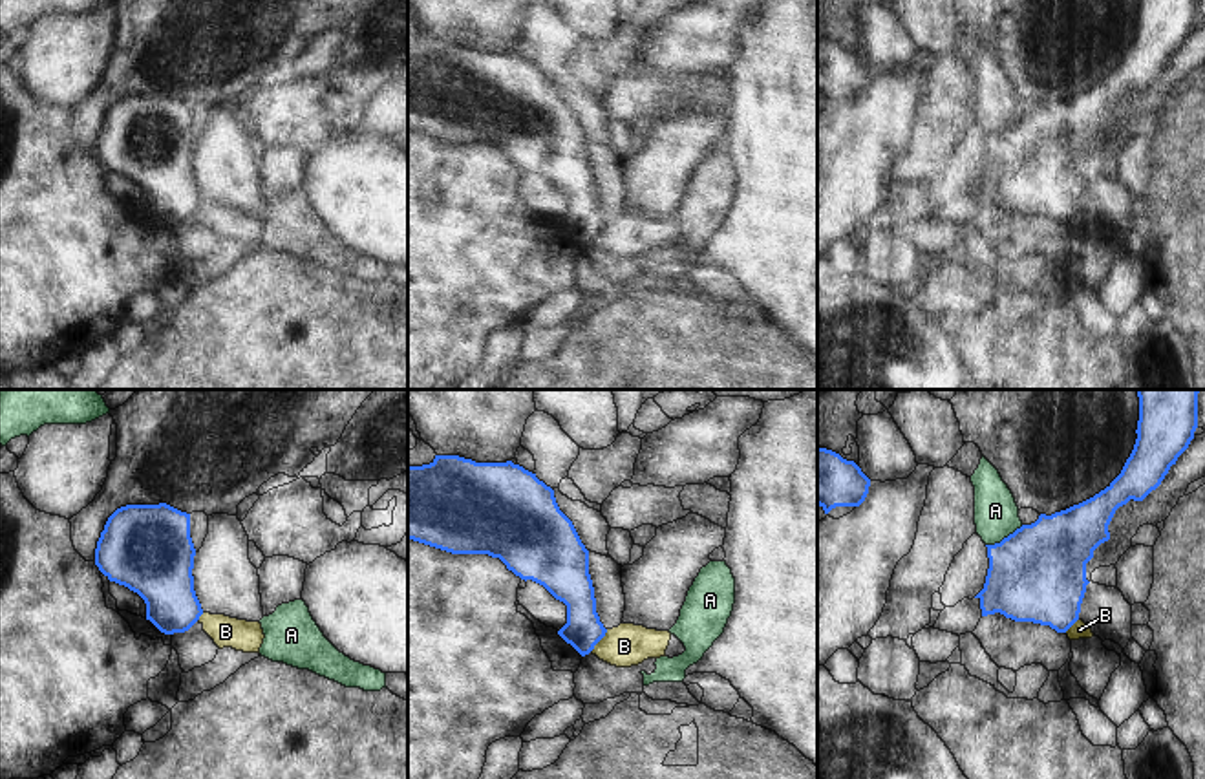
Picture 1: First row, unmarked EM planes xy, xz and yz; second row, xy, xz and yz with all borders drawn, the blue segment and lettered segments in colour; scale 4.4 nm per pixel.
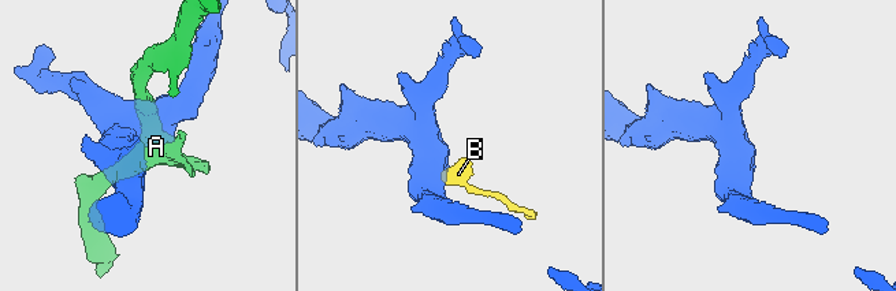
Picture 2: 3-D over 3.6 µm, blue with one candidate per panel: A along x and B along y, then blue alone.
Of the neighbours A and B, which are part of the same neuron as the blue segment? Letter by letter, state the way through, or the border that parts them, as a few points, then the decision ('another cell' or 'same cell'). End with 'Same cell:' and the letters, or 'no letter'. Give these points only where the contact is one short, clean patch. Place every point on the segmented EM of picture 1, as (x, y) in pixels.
A: border yz (1023, 525), (999, 542), (986, 545); another cell
B: border xz (607, 629), (589, 651); another cell
Same cell: no letter

